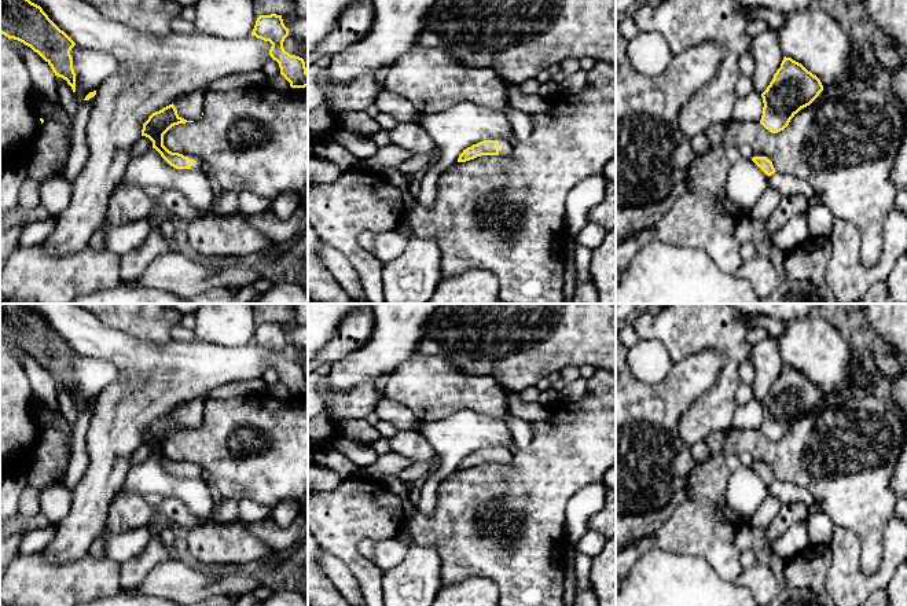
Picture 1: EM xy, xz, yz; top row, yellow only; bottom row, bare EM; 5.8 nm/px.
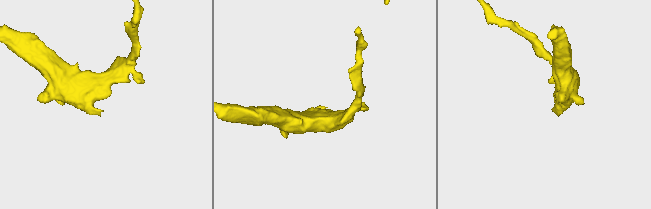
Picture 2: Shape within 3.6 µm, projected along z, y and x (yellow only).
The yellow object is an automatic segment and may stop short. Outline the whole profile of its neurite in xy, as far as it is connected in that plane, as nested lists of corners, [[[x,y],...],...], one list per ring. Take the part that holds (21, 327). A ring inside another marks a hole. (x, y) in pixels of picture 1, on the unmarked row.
[[[0,304],[0,341],[37,360],[76,400],[76,381],[70,363],[76,350],[25,304]]]

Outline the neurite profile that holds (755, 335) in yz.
[[[763,327],[752,328],[746,334],[746,339],[752,346],[764,341],[768,337],[770,337],[768,331]]]

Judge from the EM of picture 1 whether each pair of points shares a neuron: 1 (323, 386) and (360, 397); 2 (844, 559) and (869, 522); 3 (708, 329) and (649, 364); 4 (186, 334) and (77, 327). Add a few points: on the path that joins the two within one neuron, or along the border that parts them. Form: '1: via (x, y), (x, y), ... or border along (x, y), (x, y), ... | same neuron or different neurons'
1: via (331, 396), (351, 397) | same neuron
2: border along (836, 524), (855, 533), (860, 547), (862, 569) | different neurons
3: border along (639, 337), (657, 340), (674, 363) | different neurons
4: border along (172, 338), (197, 341) | different neurons

